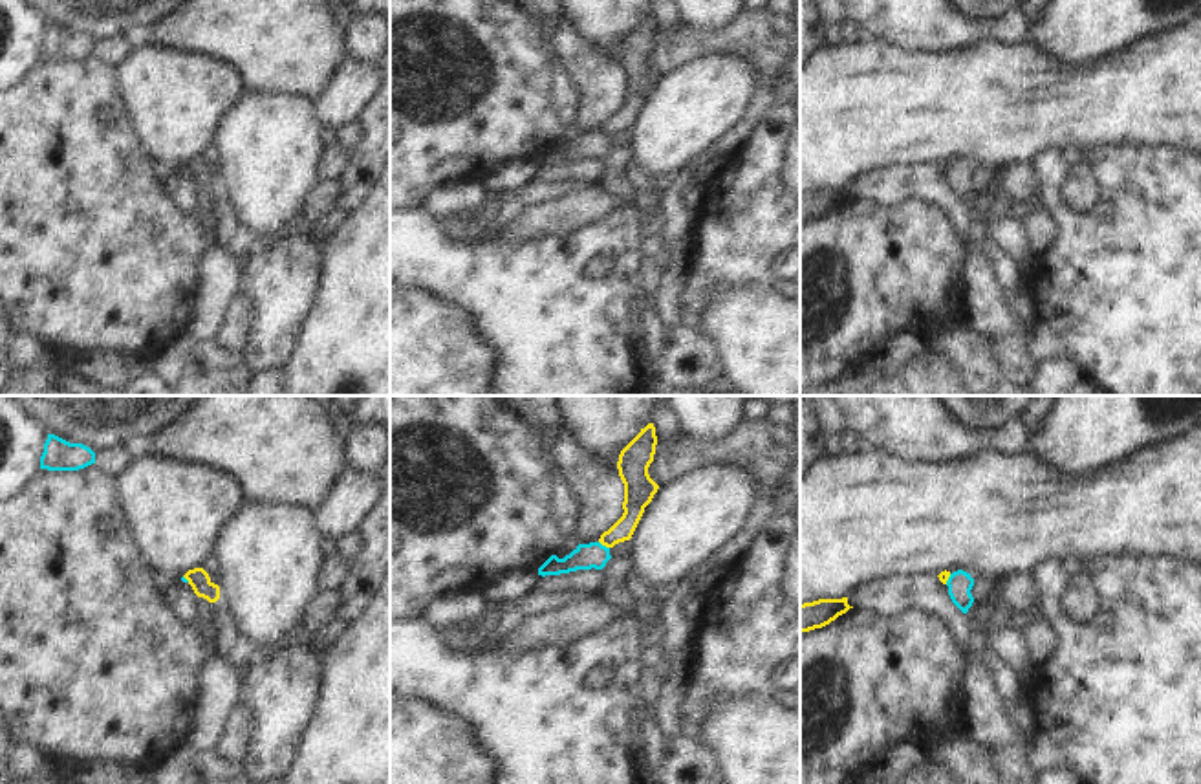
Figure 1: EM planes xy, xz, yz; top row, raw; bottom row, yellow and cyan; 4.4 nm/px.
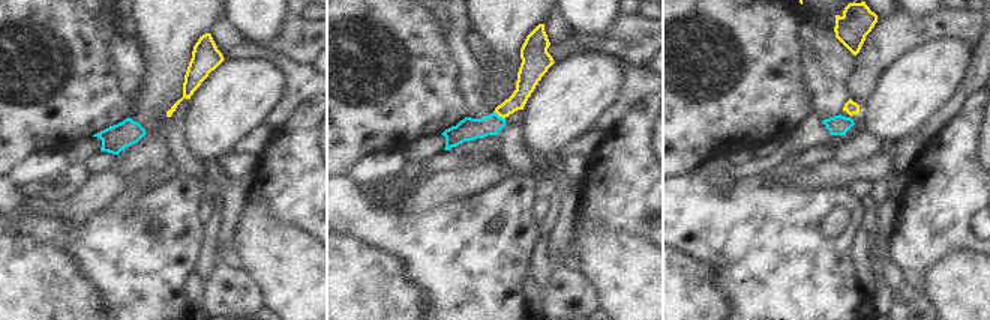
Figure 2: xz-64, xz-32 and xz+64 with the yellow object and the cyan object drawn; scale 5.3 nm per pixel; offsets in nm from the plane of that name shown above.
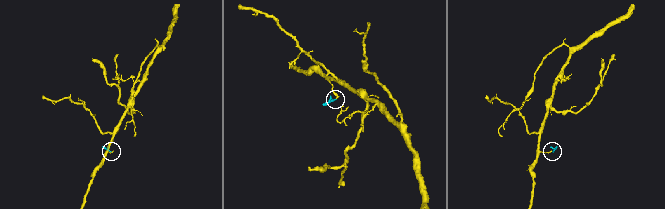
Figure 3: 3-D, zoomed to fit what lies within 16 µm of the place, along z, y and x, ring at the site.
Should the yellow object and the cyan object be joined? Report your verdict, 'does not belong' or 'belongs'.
does not belong

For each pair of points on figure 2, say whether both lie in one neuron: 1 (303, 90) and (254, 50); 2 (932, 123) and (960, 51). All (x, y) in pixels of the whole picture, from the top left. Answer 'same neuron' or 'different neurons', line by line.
1: same neuron
2: different neurons

